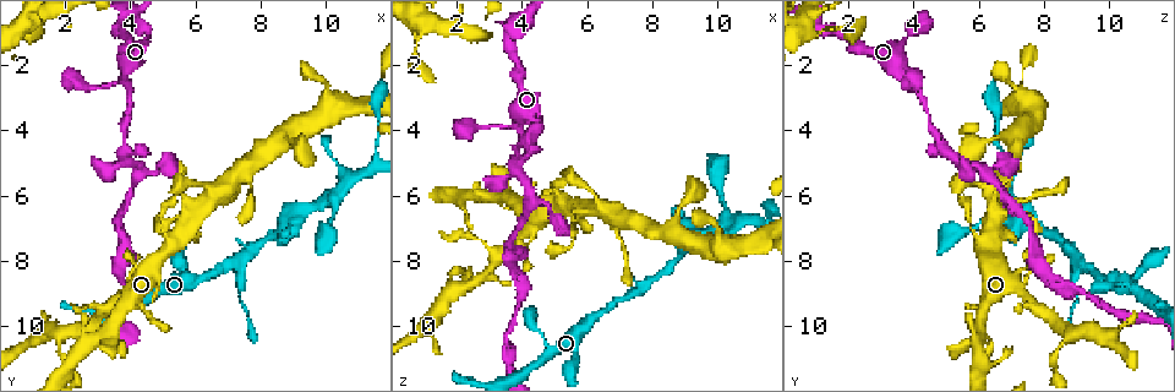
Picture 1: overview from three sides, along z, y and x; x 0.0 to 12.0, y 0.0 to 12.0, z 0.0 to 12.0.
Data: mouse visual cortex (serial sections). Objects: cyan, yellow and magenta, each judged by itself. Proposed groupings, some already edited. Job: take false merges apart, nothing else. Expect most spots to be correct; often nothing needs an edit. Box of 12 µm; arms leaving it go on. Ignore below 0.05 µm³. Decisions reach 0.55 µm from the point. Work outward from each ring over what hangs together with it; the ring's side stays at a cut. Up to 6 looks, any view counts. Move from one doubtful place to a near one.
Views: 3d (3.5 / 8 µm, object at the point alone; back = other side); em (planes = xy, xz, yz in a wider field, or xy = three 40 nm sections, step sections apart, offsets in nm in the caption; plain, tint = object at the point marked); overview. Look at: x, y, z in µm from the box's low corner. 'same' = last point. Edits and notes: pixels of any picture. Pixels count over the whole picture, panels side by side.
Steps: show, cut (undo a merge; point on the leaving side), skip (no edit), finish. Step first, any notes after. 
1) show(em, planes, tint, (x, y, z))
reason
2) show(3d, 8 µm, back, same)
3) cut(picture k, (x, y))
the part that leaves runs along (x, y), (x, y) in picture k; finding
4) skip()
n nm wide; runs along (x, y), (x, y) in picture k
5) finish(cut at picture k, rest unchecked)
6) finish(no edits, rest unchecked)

show(3d, 3.5 µm, (7.0, 8.1, 9.2))
branch point

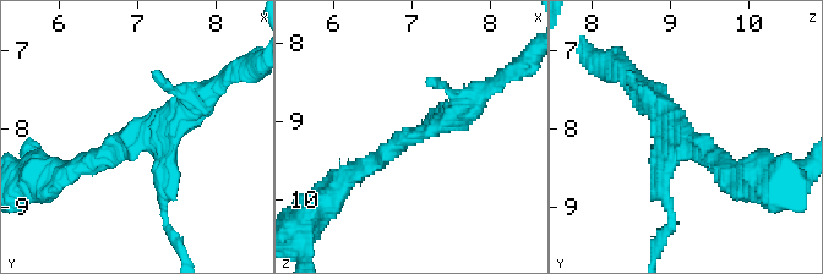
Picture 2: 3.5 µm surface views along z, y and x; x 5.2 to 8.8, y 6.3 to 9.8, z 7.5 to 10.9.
show(em, xy, step 1, tint, (7.00, 8.10, 9.20))

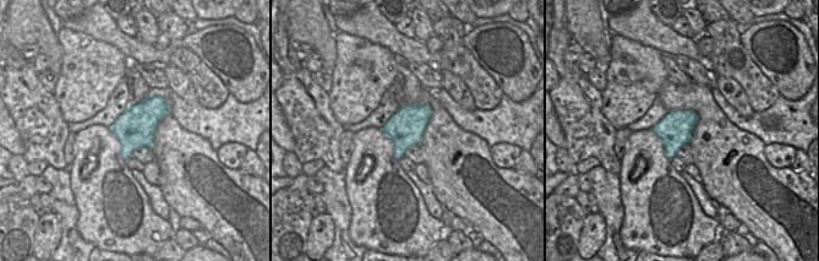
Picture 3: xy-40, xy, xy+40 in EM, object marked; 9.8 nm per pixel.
skip()
360 nm wide; runs along (345, 179), (470, 104) in picture 2; all the same cell

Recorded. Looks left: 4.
show(3d, 3.5 µm, back, (5.2, 7.6, 6.3))
branch point

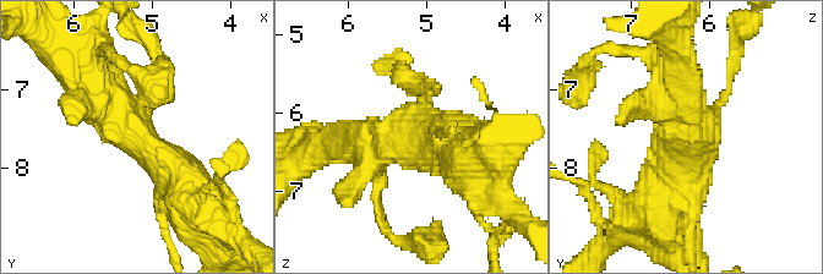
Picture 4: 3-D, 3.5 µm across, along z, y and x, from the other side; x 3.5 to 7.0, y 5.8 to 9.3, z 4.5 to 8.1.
show(em, xy, step 3, plain, (5.20, 7.65, 6.25))

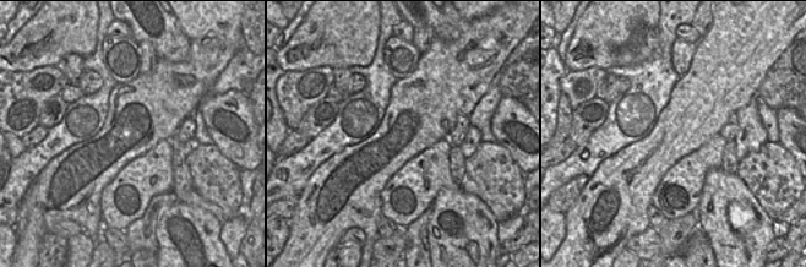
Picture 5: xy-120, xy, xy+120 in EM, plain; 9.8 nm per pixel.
show(em, xy, step 3, tint, same)
where the object lies

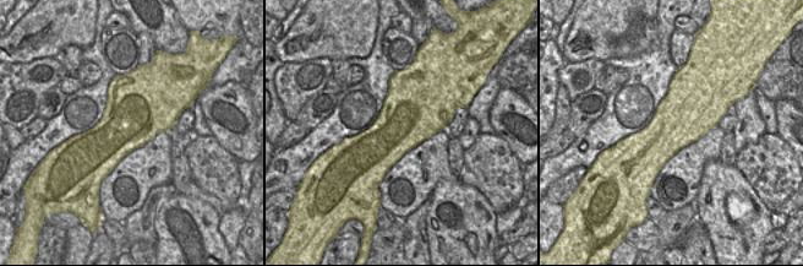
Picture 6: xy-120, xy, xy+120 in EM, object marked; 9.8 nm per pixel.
skip()
runs along (189, 197), (185, 186), (80, 74) in picture 4; one cell here

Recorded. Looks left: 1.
finish(no edits, rest unchecked)

